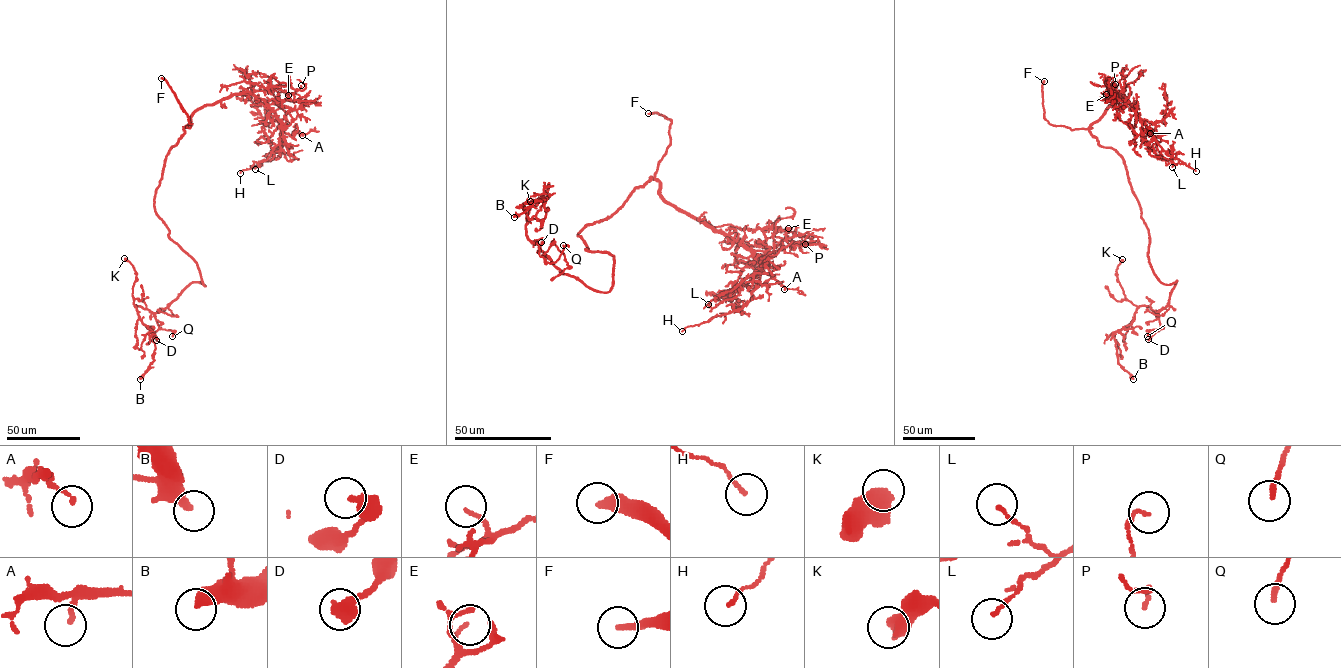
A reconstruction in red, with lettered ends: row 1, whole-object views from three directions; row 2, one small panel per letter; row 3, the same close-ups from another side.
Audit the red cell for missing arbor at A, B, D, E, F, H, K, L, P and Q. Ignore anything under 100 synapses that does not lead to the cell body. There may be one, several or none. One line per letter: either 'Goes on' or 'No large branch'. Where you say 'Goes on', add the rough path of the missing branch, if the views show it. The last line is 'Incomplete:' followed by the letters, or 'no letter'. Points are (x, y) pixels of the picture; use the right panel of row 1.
A: No large branch
B: No large branch
D: No large branch
E: No large branch
F: Goes on
H: No large branch
K: No large branch
L: No large branch
P: No large branch
Q: No large branch
Incomplete: F

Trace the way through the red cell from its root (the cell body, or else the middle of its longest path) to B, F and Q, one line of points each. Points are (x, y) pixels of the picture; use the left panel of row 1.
B: (155, 194), (155, 213), (197, 263), (205, 286), (191, 283), (156, 312), (135, 305), (155, 348), (140, 379)
F: (155, 194), (166, 155), (181, 137), (184, 128), (192, 124), (175, 93), (161, 78)
Q: (155, 194), (155, 213), (197, 263), (205, 286), (191, 283), (155, 313), (172, 336)

